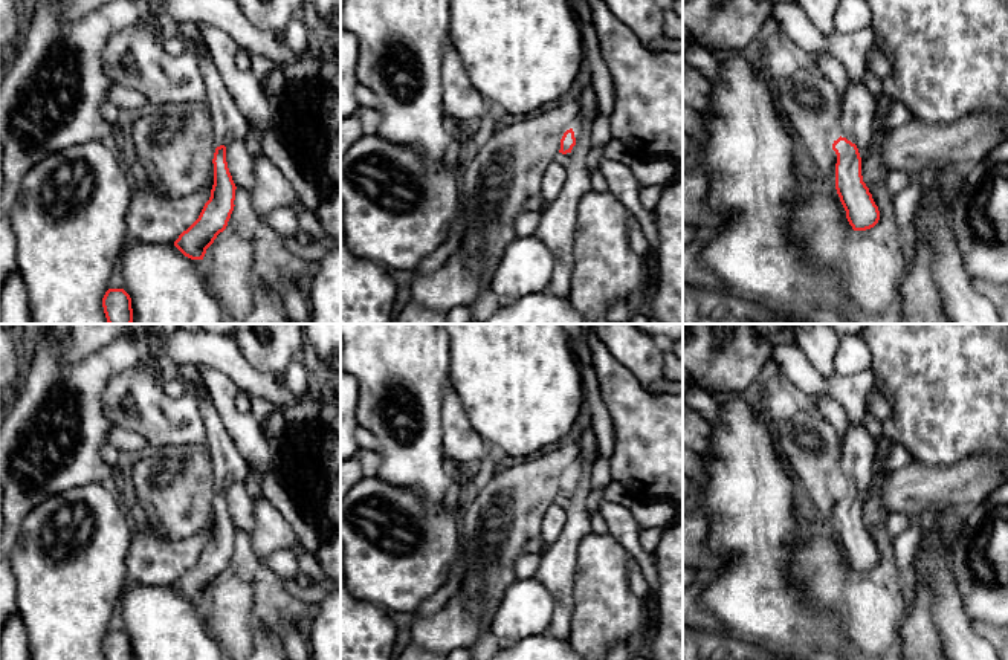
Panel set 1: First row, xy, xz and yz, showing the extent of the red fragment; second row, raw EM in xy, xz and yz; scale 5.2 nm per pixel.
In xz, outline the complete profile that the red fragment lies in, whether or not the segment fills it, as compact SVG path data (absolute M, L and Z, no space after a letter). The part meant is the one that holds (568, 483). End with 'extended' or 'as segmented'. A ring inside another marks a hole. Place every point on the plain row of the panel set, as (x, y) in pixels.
M573 471L567 472L561 481L561 492L559 497L556 500L556 503L567 509L570 506L571 501L571 492L576 487L576 480L574 480L574 474Z; extended

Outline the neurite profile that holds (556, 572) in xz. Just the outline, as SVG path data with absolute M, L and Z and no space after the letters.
M597 449L574 468L576 487L567 510L567 522L557 541L541 555L535 579L553 596L554 608L547 636L567 640L571 632L574 610L574 574L580 539L591 533L586 498L591 493L591 466L599 457Z

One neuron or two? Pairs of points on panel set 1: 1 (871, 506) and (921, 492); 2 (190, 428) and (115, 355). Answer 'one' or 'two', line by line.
1: two
2: two

